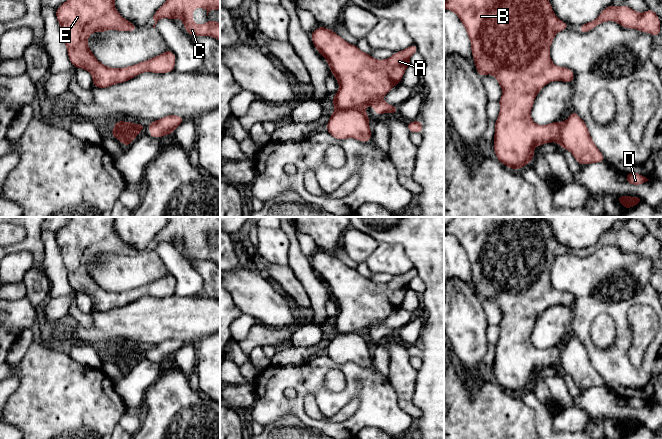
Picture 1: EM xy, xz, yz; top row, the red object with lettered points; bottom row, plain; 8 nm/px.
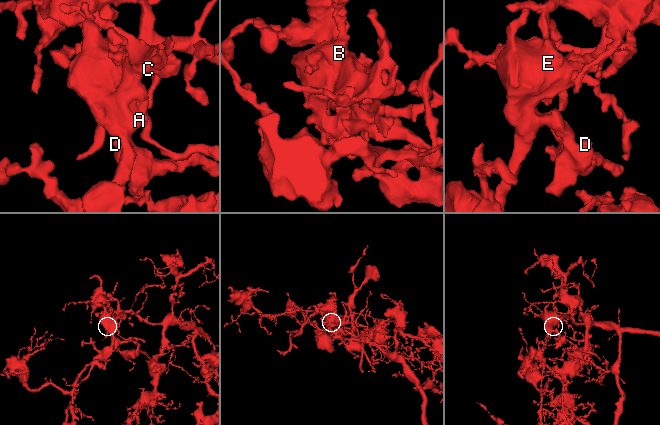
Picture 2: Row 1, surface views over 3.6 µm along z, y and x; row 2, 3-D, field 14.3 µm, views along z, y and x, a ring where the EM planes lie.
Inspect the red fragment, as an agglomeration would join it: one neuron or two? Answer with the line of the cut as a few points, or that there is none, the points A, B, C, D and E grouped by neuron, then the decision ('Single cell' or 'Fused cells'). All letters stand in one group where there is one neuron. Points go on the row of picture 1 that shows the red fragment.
Split along xz (336, 108), (363, 109). Groups: A B C E / D. Fused cells

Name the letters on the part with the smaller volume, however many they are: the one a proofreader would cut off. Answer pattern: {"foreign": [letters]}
{"foreign": ["D"]}

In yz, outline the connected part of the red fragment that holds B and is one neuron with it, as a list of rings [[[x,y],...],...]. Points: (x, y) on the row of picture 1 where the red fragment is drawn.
[[[447,0],[444,2],[444,9],[453,11],[465,27],[478,74],[481,77],[485,74],[493,75],[503,91],[498,101],[500,112],[495,121],[493,148],[496,158],[503,165],[517,171],[533,161],[535,147],[559,142],[561,122],[537,125],[530,112],[536,95],[546,84],[553,81],[574,81],[574,72],[570,68],[556,66],[550,57],[550,47],[555,35],[570,26],[554,14],[549,0]]]

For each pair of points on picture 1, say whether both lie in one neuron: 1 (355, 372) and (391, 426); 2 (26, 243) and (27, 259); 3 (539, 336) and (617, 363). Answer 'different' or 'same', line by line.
1: same
2: different
3: different

